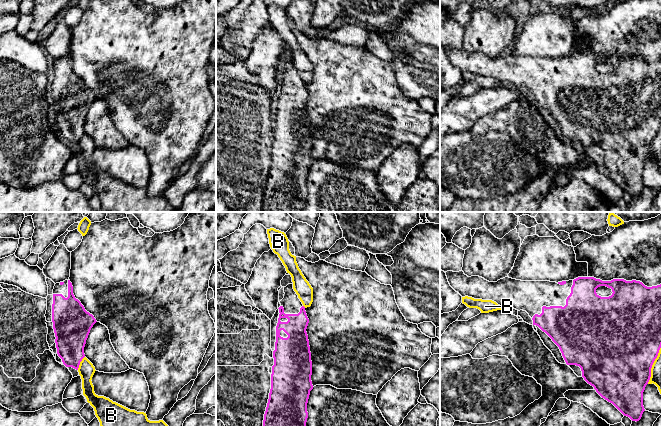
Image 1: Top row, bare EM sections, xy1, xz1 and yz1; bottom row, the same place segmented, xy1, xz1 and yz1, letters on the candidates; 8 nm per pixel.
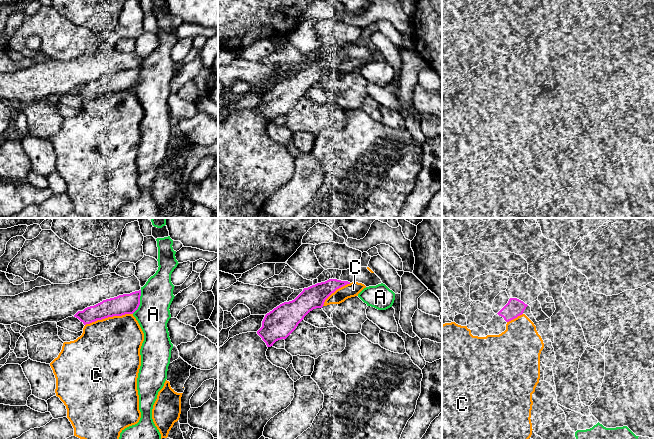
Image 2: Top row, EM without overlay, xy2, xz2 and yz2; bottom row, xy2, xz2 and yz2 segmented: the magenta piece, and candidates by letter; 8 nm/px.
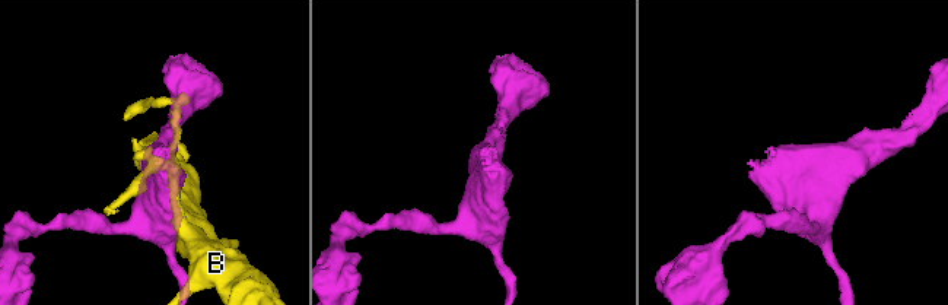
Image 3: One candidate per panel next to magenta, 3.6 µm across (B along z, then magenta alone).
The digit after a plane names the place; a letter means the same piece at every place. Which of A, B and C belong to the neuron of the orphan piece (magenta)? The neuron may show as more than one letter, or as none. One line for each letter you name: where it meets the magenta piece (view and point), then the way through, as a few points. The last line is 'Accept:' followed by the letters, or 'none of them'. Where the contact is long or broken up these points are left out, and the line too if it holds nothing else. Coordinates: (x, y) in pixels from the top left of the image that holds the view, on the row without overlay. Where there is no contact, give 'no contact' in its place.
Accept: none of them

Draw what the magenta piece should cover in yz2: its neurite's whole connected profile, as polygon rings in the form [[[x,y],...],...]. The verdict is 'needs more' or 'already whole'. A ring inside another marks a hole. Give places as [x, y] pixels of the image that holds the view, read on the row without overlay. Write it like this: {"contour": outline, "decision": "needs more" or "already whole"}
{"contour": [[[510,74],[508,79],[497,89],[509,98],[522,91],[528,81],[517,74]]], "decision": "already whole"}

